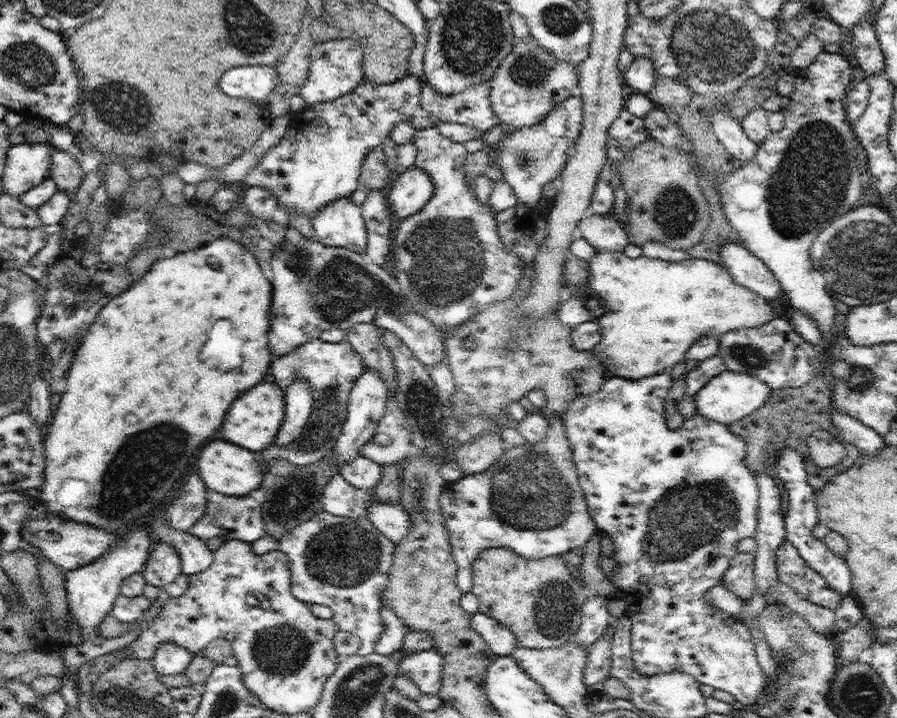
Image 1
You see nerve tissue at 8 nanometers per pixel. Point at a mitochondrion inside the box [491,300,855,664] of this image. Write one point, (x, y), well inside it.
(688, 517)

